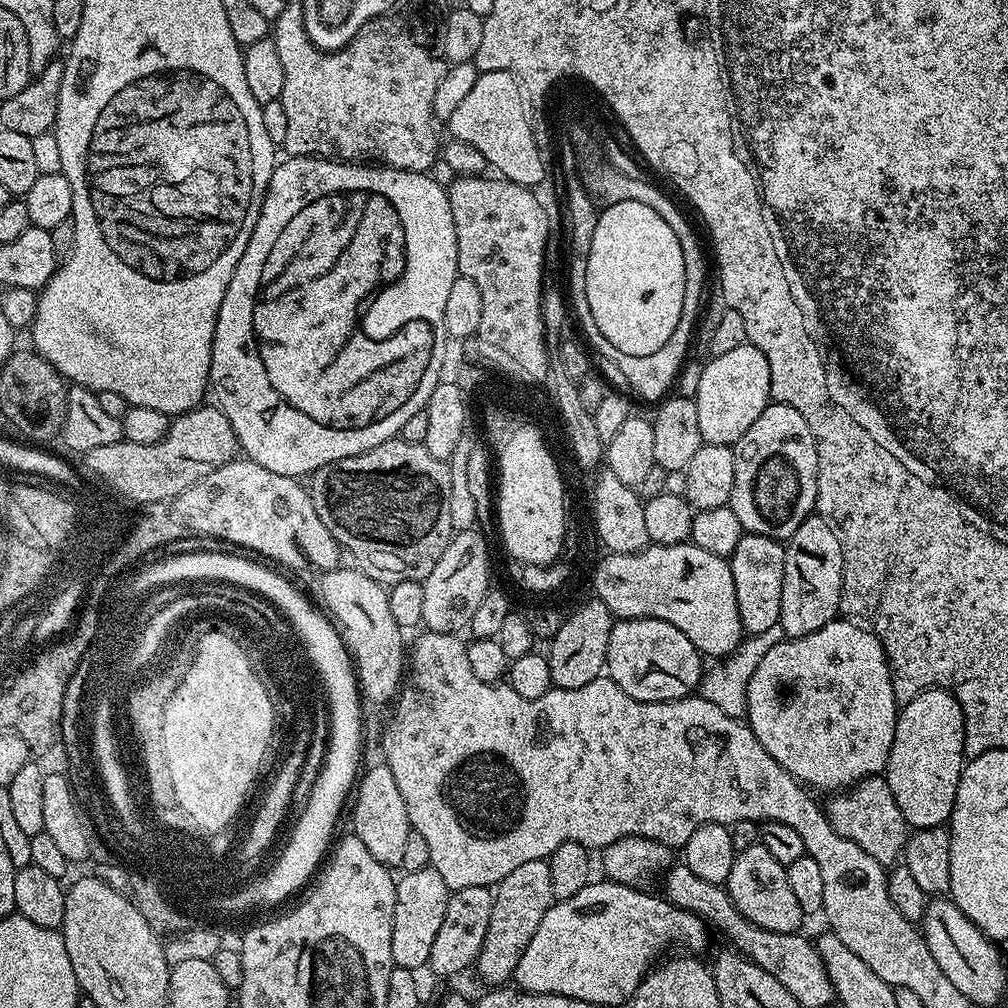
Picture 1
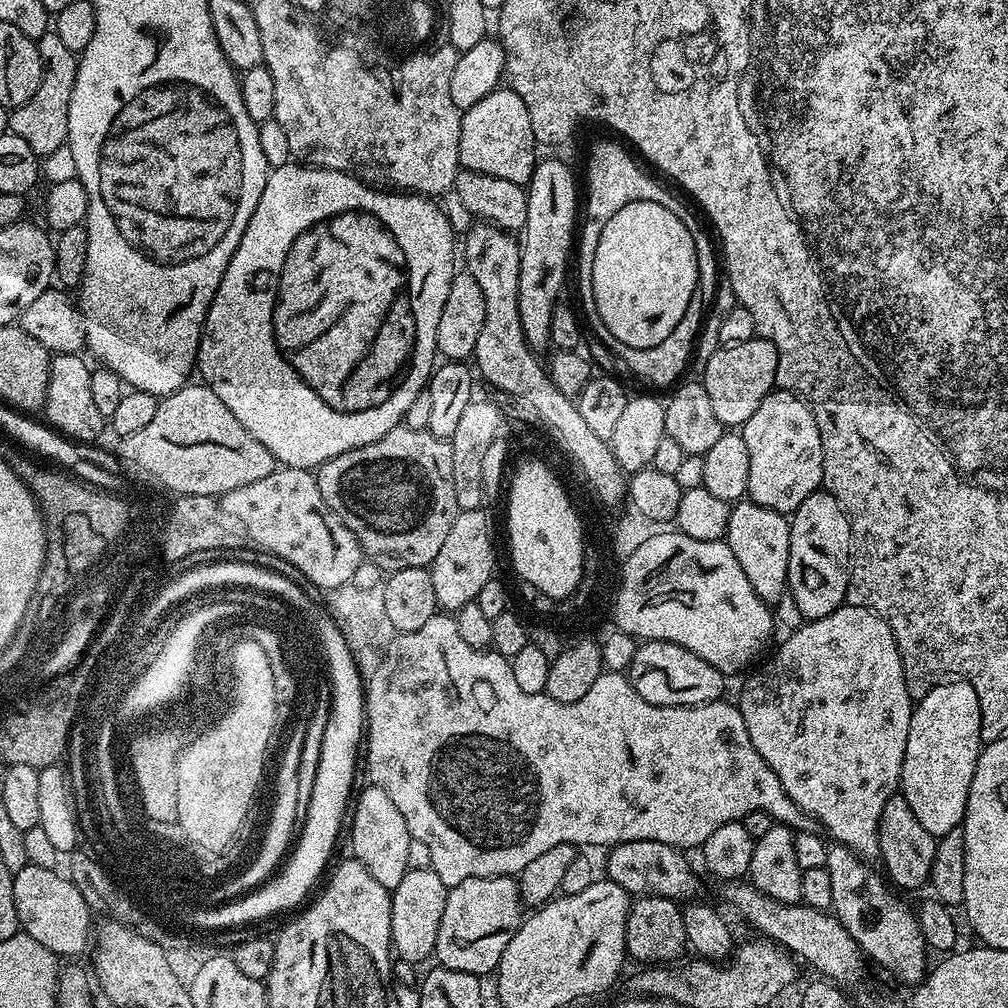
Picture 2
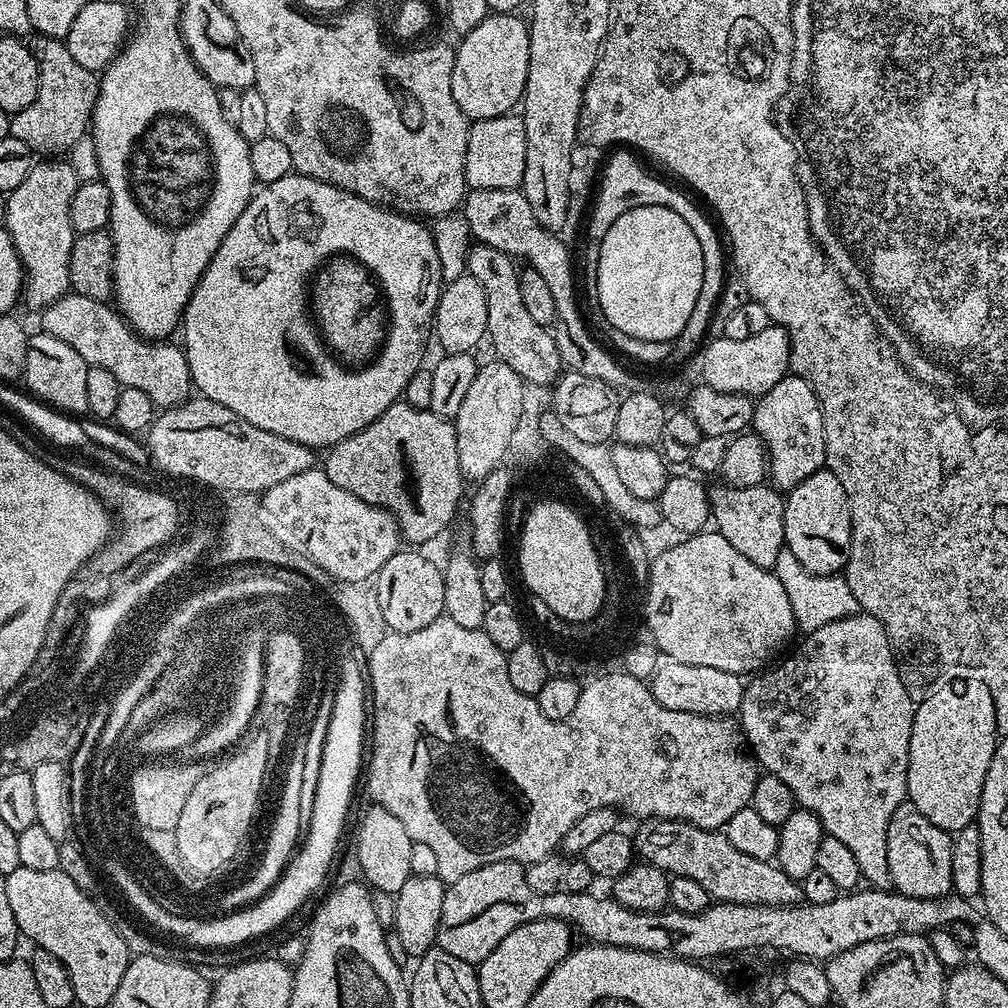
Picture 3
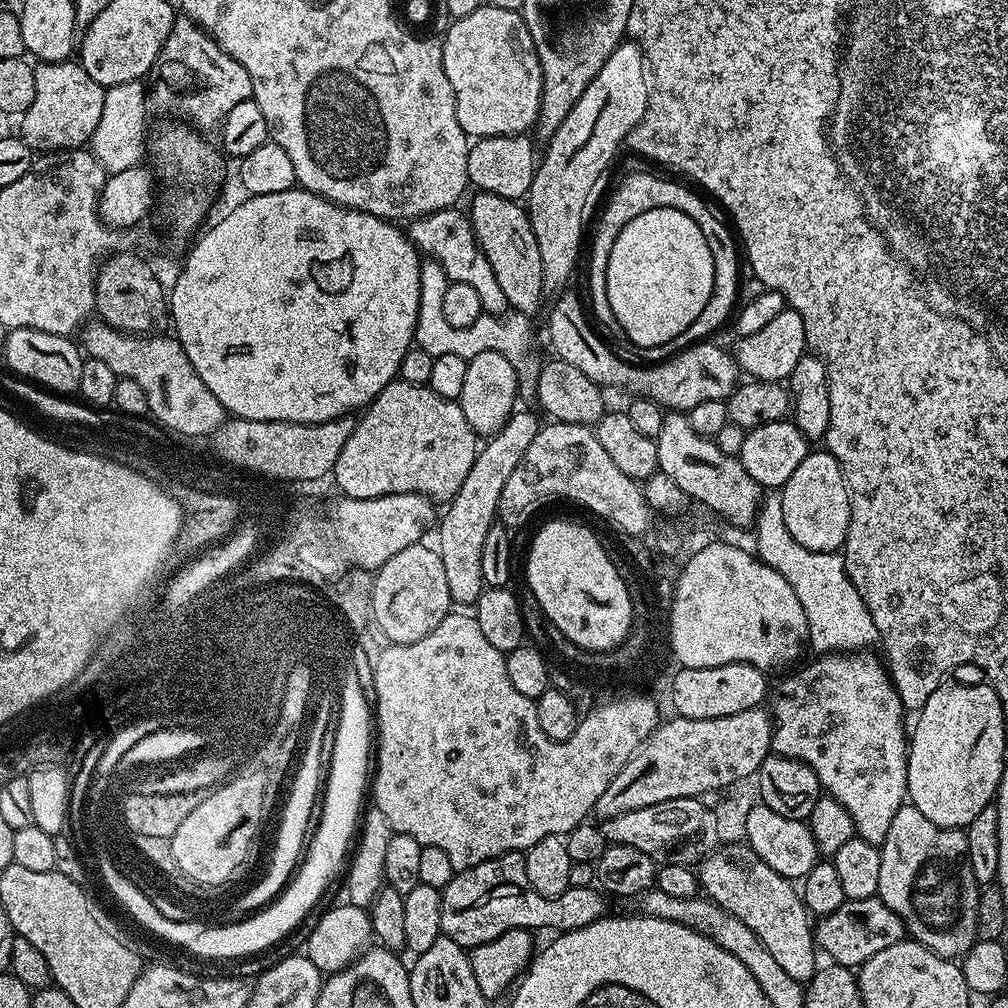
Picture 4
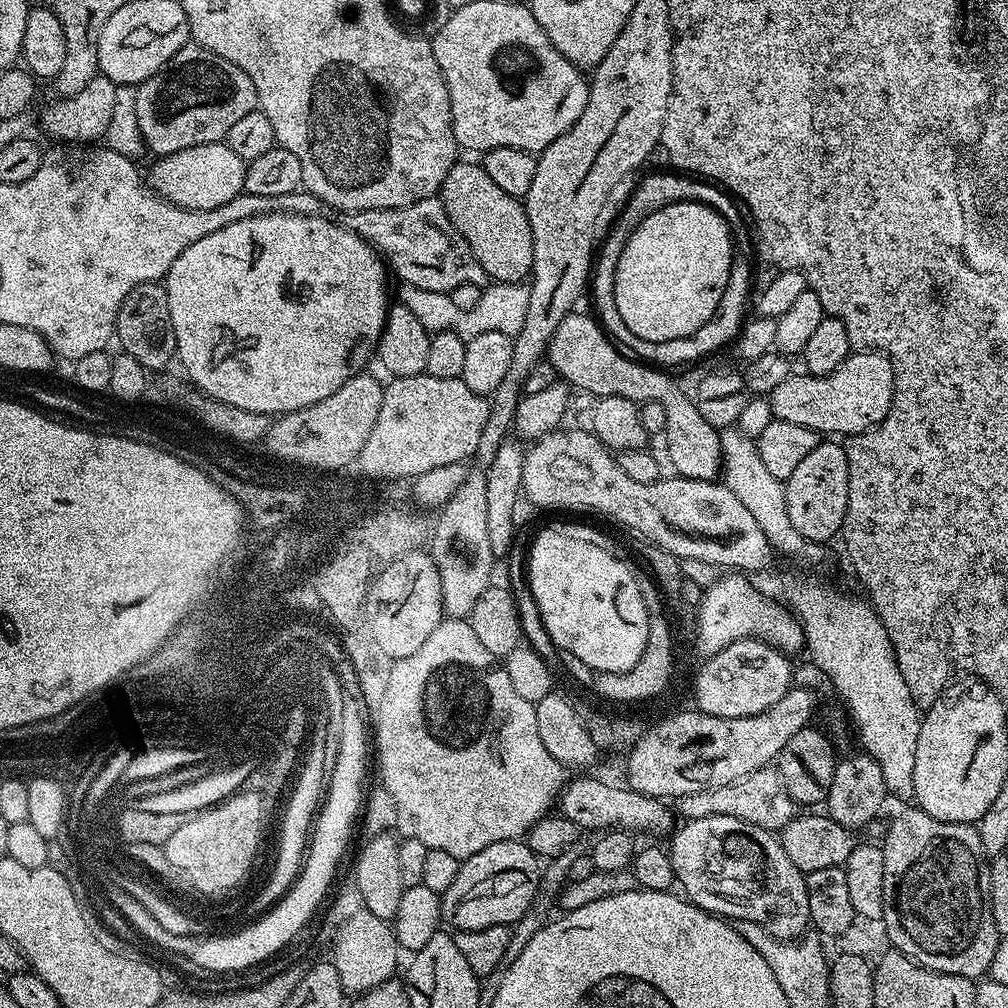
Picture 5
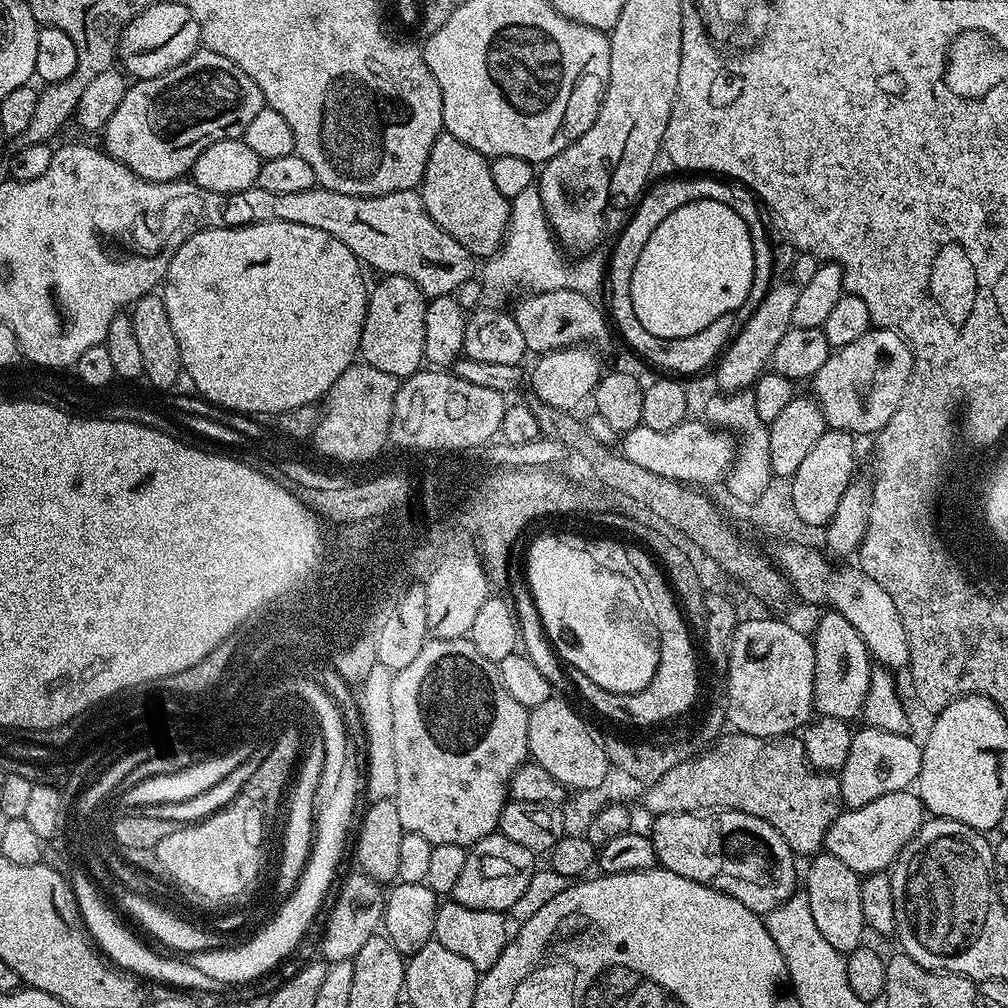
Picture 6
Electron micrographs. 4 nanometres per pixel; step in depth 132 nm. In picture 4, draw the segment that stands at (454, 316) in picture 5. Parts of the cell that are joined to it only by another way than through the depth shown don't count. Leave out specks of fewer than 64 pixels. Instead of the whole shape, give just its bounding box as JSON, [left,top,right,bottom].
[415,262,540,397]

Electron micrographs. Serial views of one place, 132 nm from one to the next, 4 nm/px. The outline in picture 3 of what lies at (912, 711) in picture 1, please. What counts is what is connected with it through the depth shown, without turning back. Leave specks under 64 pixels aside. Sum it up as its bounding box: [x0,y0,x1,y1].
[907,679,998,834]

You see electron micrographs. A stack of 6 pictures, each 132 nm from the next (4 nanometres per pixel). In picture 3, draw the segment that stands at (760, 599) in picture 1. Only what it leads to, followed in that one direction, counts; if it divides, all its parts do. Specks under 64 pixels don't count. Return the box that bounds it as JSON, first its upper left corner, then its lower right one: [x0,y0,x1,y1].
[708,483,785,570]

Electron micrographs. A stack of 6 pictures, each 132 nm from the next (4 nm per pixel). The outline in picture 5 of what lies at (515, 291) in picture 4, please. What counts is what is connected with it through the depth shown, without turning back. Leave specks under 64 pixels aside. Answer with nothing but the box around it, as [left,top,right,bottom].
[438,162,534,283]

